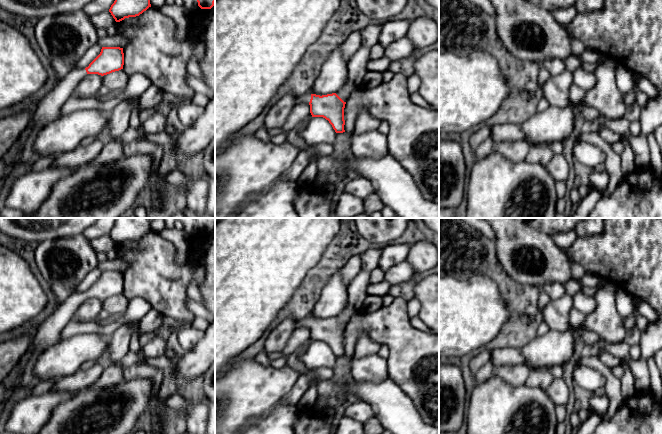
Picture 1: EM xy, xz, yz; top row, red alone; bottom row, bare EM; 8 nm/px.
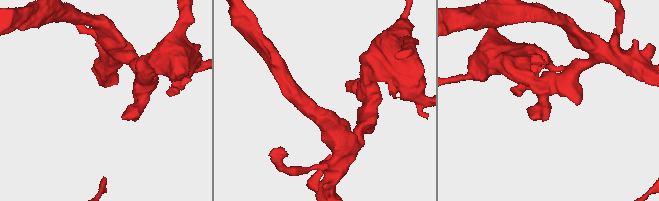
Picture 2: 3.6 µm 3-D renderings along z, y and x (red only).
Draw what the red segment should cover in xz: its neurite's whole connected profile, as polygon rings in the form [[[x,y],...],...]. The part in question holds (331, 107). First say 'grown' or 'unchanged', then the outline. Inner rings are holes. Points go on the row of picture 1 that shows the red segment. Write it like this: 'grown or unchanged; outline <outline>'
grown; outline [[[310,92],[296,96],[296,104],[307,103],[310,105],[312,117],[323,117],[329,121],[336,133],[343,133],[345,120],[344,102],[336,93],[316,95]]]

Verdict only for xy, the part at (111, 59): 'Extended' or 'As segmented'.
Extended

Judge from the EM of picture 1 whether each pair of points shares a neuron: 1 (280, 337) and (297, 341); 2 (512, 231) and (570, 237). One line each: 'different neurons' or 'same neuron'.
1: different neurons
2: different neurons

